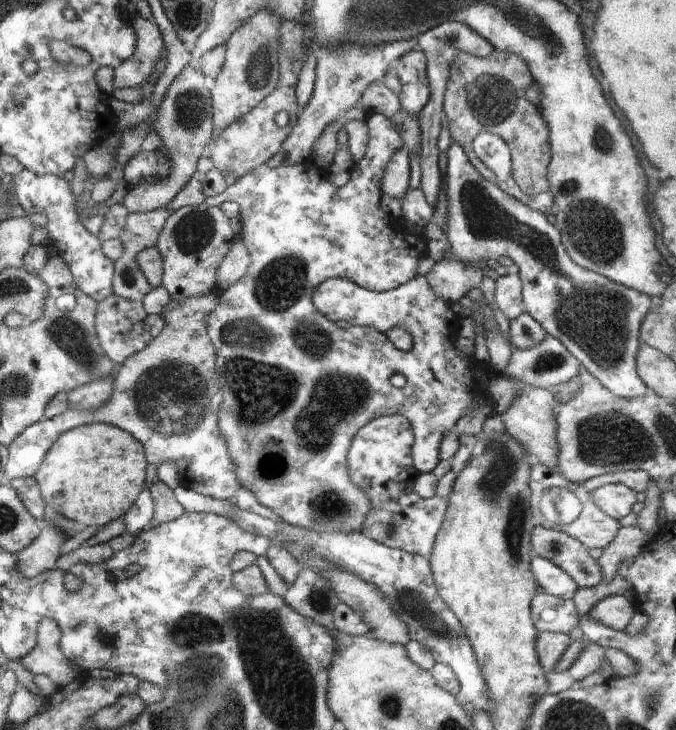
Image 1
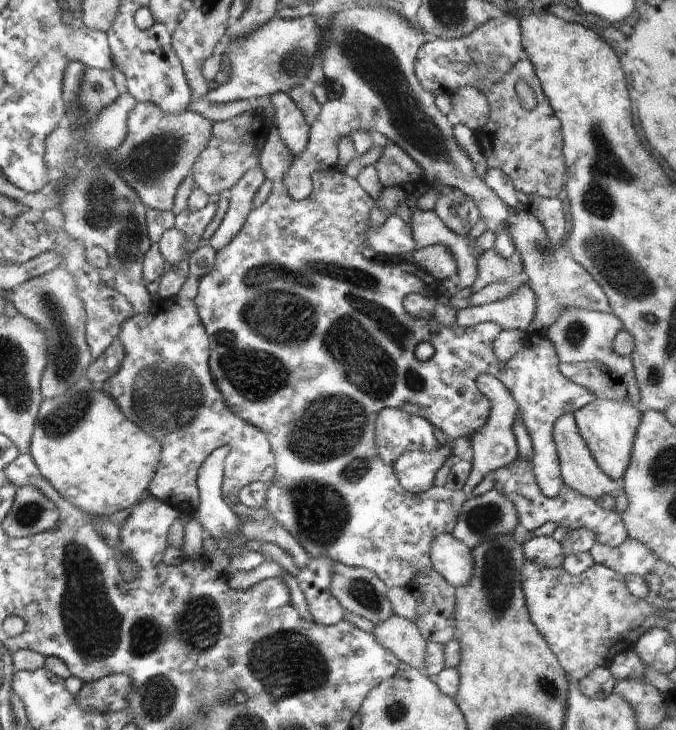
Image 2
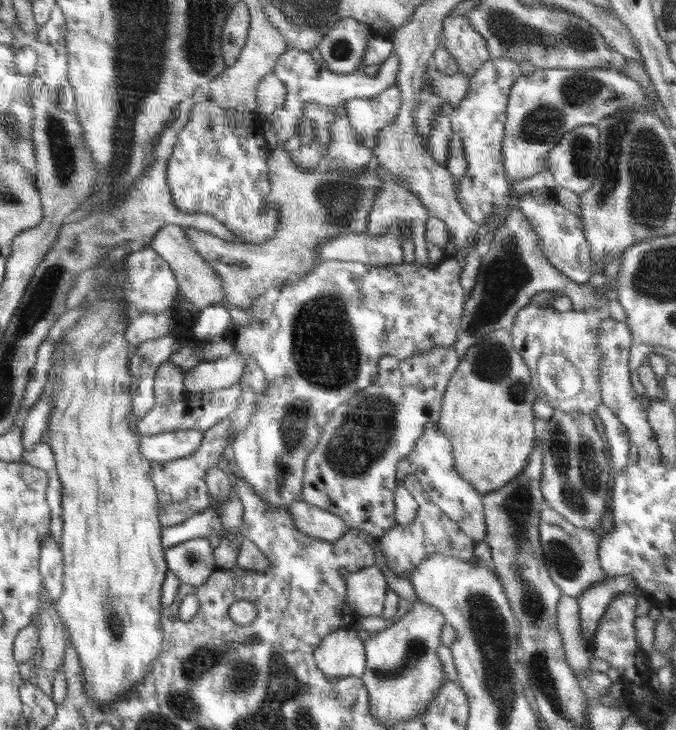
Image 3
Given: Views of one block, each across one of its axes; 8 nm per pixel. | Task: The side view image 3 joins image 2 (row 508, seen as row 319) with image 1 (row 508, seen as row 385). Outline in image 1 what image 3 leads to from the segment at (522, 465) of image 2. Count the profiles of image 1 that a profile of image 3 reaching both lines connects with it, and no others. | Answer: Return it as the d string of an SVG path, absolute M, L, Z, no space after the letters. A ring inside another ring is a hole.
M532 464L529 472L529 488L531 491L531 510L534 519L537 520L538 525L542 527L550 528L548 521L540 514L538 504L540 499L540 493L547 488L554 487L565 487L568 490L574 492L580 500L582 500L582 514L578 516L574 522L568 525L559 526L552 525L552 528L565 534L568 534L570 537L573 537L575 540L578 540L586 549L592 550L593 548L606 549L612 540L616 538L618 530L621 526L618 521L610 516L607 516L594 502L592 501L591 494L588 493L588 490L583 486L582 483L576 483L568 481L556 468L547 468L542 464Z

